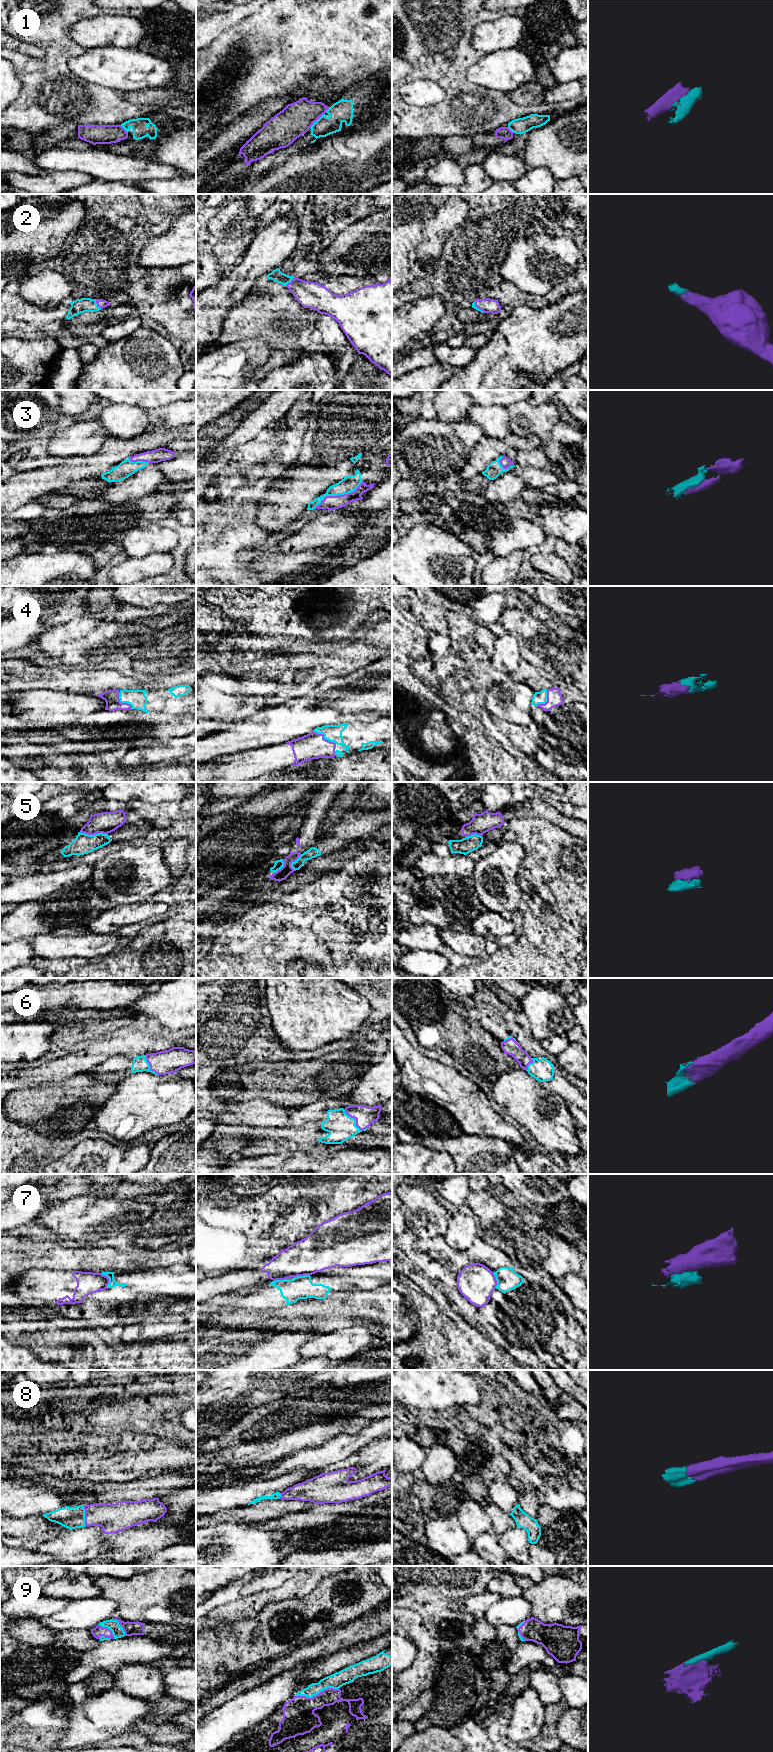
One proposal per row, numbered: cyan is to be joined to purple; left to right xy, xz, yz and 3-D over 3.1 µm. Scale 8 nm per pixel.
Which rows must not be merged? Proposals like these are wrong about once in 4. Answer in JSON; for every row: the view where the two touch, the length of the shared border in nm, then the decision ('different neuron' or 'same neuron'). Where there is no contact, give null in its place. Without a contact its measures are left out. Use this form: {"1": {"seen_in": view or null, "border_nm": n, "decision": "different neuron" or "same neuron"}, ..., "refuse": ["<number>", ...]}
{"1": {"seen_in": "xz", "border_nm": 240, "decision": "different neuron"}, "2": {"seen_in": "xy", "border_nm": 90, "decision": "same neuron"}, "3": {"seen_in": "xz", "border_nm": 440, "decision": "same neuron"}, "4": {"seen_in": "xz", "border_nm": 220, "decision": "same neuron"}, "5": {"seen_in": "xy", "border_nm": 220, "decision": "different neuron"}, "6": {"seen_in": "xz", "border_nm": 260, "decision": "same neuron"}, "7": {"seen_in": "xy", "border_nm": 140, "decision": "different neuron"}, "8": {"seen_in": "xy", "border_nm": 170, "decision": "same neuron"}, "9": {"seen_in": "xz", "border_nm": 360, "decision": "same neuron"}, "refuse": ["1", "5", "7"]}

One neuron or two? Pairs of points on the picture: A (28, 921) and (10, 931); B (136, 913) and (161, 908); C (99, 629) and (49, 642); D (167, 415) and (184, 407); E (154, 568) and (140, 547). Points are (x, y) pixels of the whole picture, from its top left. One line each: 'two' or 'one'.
A: one
B: one
C: one
D: one
E: two

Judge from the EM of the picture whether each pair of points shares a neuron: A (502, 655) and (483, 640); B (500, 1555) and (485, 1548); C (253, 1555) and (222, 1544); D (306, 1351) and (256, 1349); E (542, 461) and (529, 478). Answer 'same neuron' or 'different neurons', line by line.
A: different neurons
B: same neuron
C: same neuron
D: different neurons
E: different neurons

